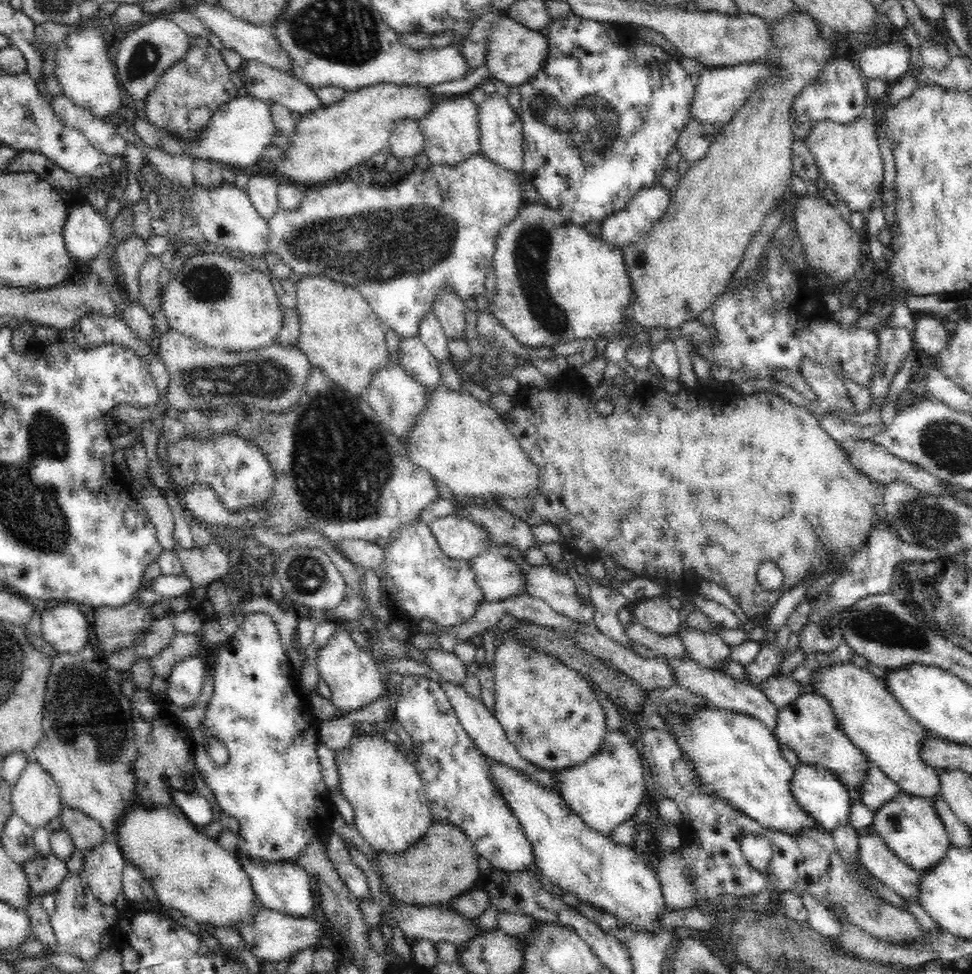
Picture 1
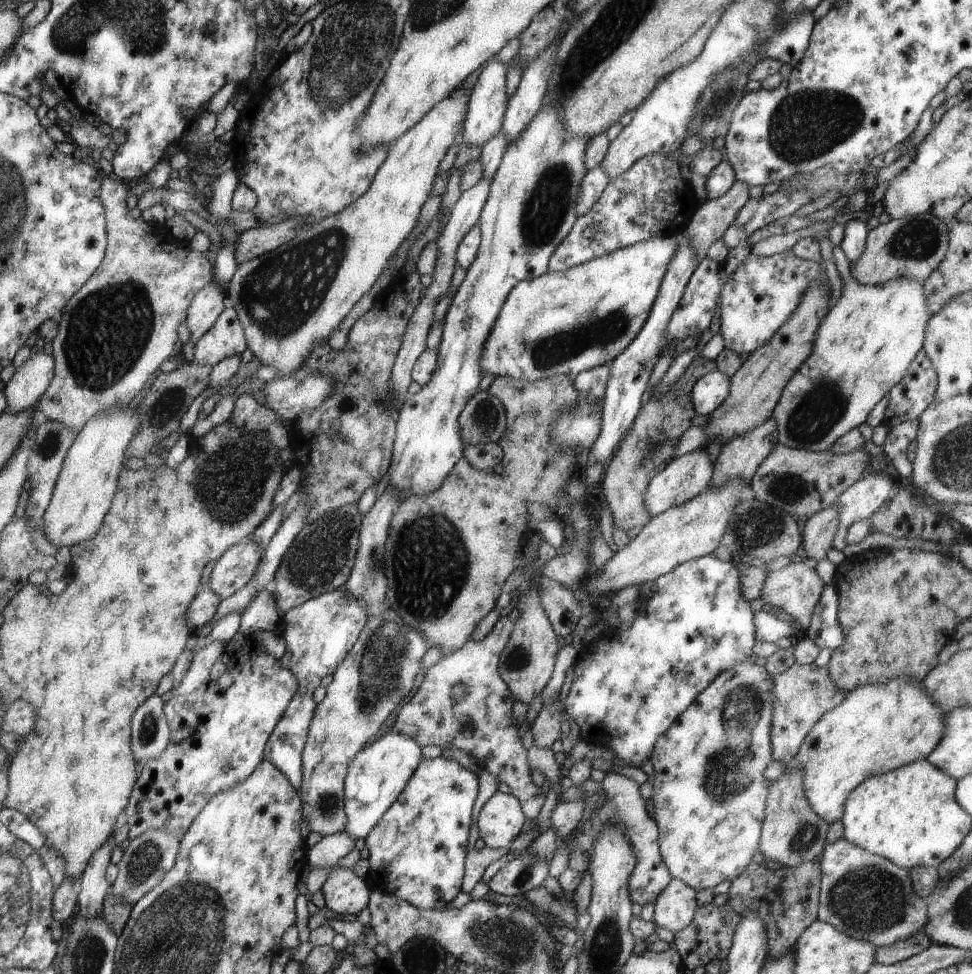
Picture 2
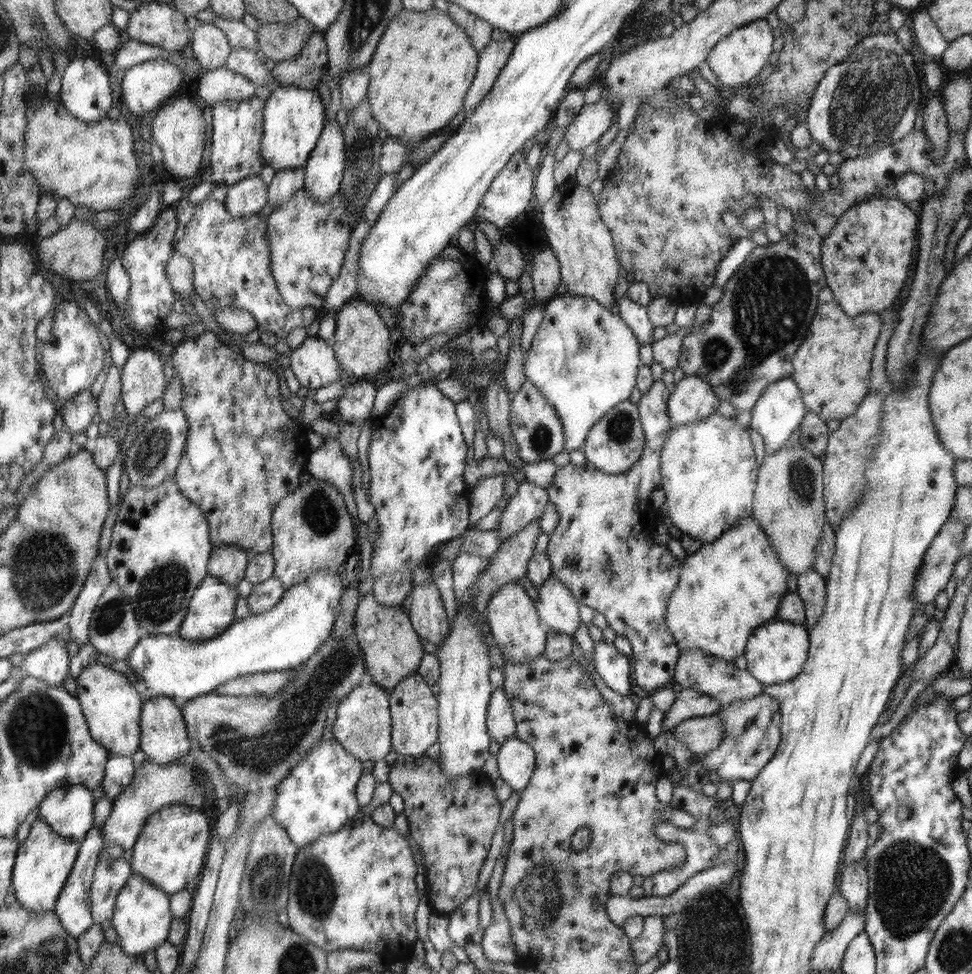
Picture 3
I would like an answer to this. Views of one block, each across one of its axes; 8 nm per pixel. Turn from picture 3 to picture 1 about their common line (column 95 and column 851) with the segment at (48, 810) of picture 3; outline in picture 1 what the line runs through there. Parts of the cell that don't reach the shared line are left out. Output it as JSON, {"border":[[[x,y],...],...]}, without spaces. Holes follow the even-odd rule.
{"border":[[[800,763],[795,768],[796,780],[791,782],[792,792],[796,792],[796,800],[804,811],[816,820],[819,826],[828,831],[834,831],[836,827],[850,824],[850,794],[847,786],[831,770]]]}

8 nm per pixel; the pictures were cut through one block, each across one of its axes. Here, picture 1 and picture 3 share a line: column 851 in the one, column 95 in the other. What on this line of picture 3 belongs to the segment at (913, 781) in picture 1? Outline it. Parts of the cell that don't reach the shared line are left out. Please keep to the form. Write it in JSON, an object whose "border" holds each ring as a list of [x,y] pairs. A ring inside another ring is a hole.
{"border":[[[94,663],[77,676],[76,696],[82,696],[82,712],[88,721],[91,736],[113,755],[132,756],[141,748],[142,697],[124,673],[103,663]]]}

